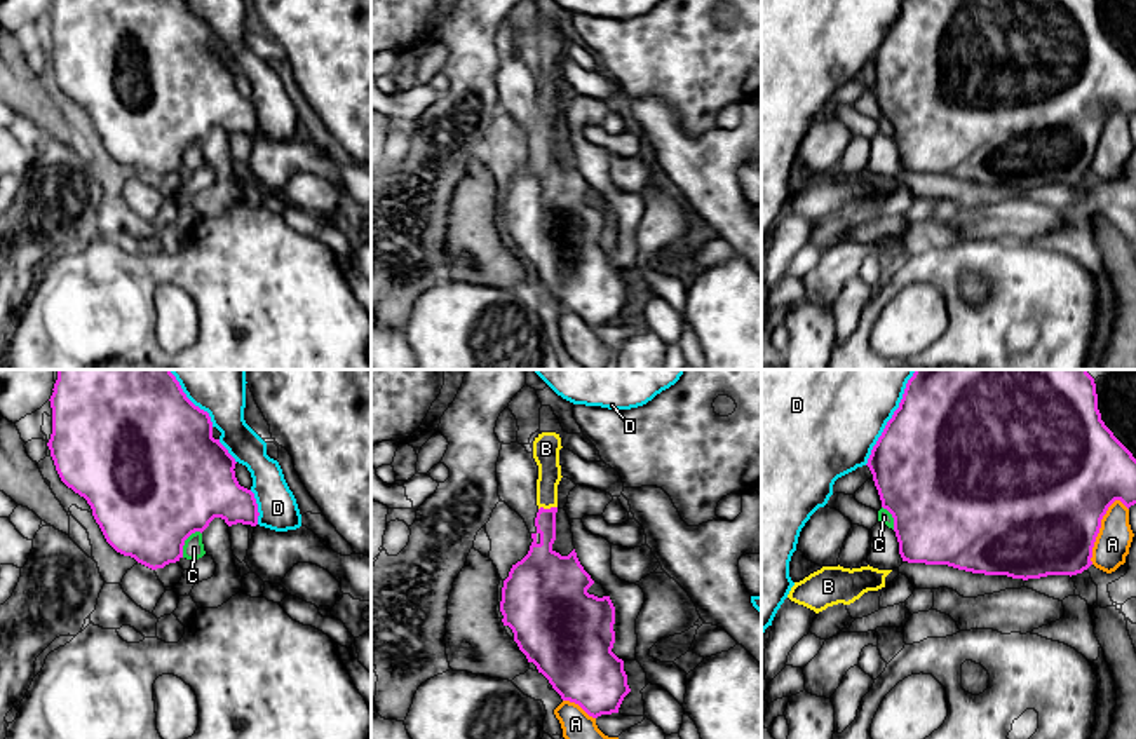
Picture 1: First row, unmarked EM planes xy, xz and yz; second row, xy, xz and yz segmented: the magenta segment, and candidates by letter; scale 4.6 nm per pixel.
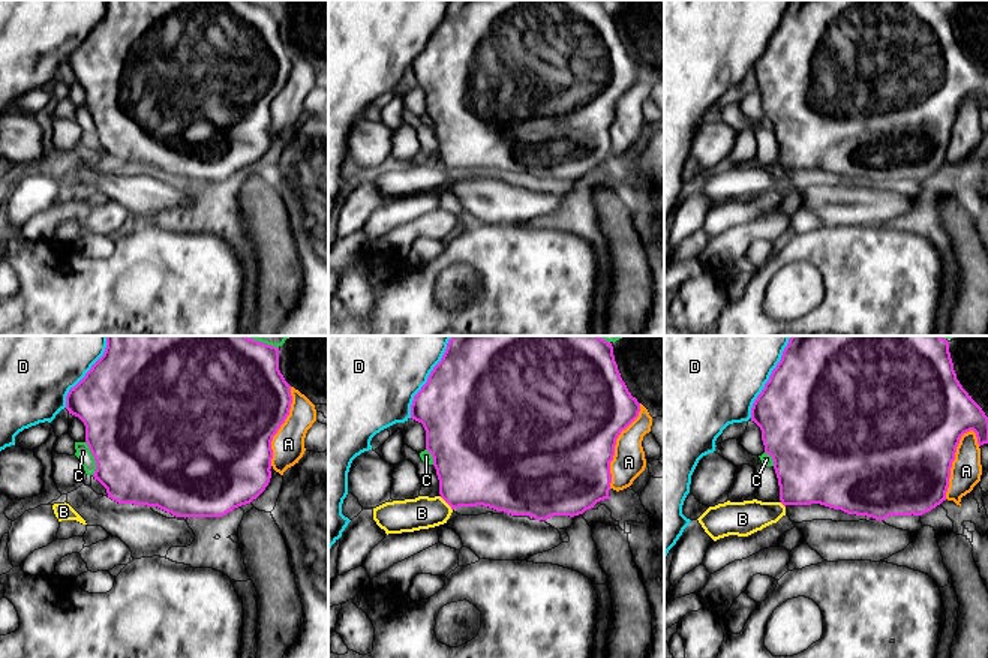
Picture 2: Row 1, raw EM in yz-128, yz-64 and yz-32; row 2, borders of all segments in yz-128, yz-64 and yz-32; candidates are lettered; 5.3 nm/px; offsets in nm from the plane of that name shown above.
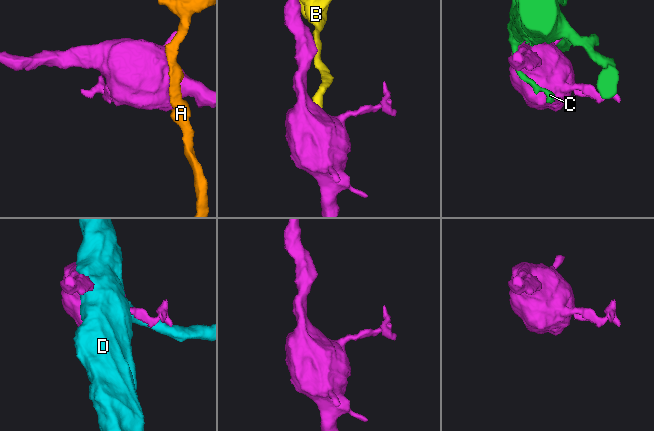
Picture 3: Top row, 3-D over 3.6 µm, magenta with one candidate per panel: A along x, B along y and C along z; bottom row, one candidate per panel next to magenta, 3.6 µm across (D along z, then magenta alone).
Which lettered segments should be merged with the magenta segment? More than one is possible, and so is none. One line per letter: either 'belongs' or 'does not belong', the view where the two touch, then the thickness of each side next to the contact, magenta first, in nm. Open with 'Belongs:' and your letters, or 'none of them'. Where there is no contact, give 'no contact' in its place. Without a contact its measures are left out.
Belongs: none of them
A: does not belong; meets magenta in yz; 500 nm thick on the magenta side, 160 nm on the other
B: does not belong; meets magenta in xz; 160 nm thick on the magenta side, 120 nm on the other
C: does not belong; meets magenta in xy; 500 nm thick on the magenta side, 90 nm on the other
D: does not belong; meets magenta in yz; 500 nm thick on the magenta side, 480 nm on the other

